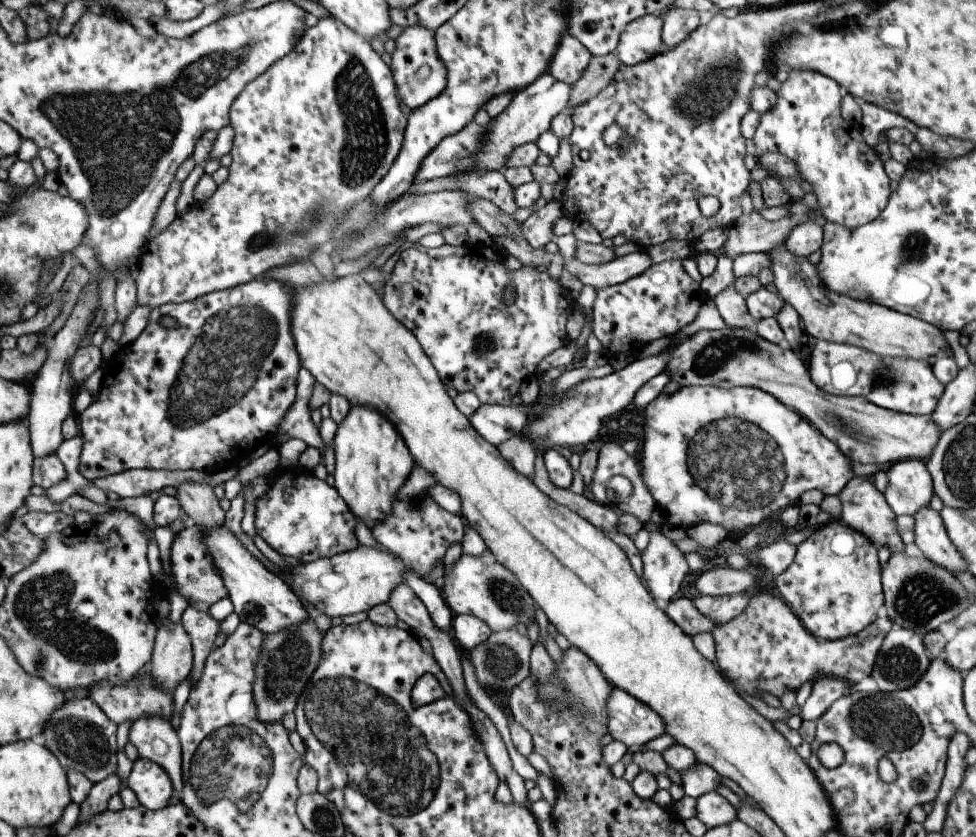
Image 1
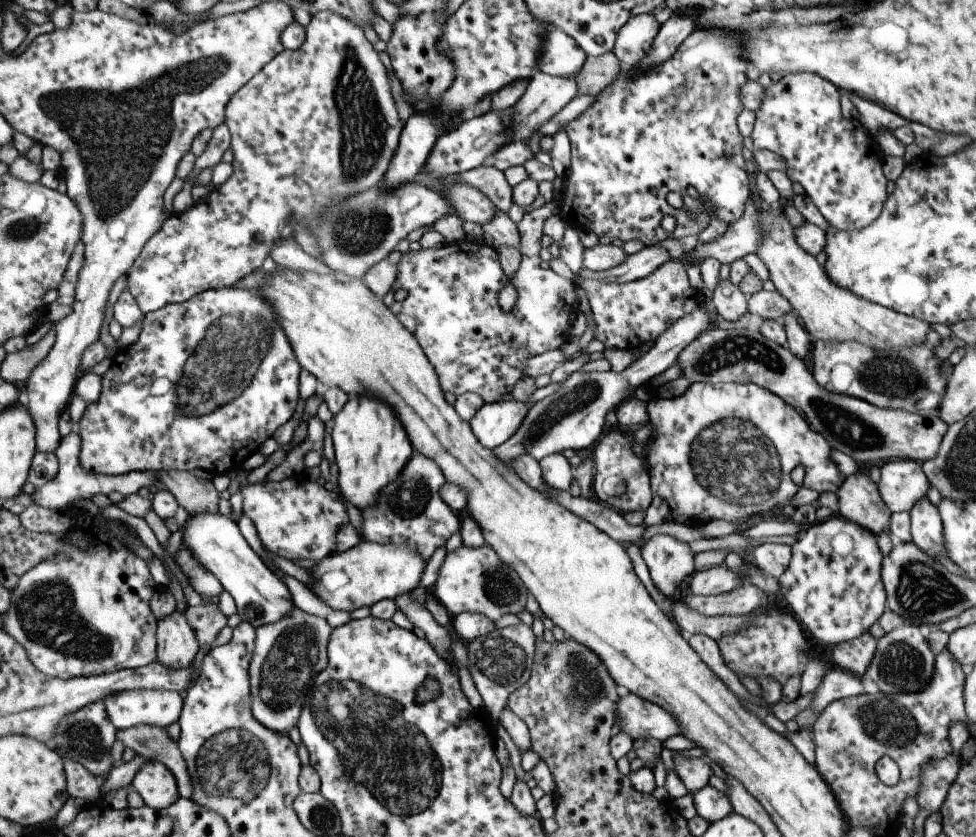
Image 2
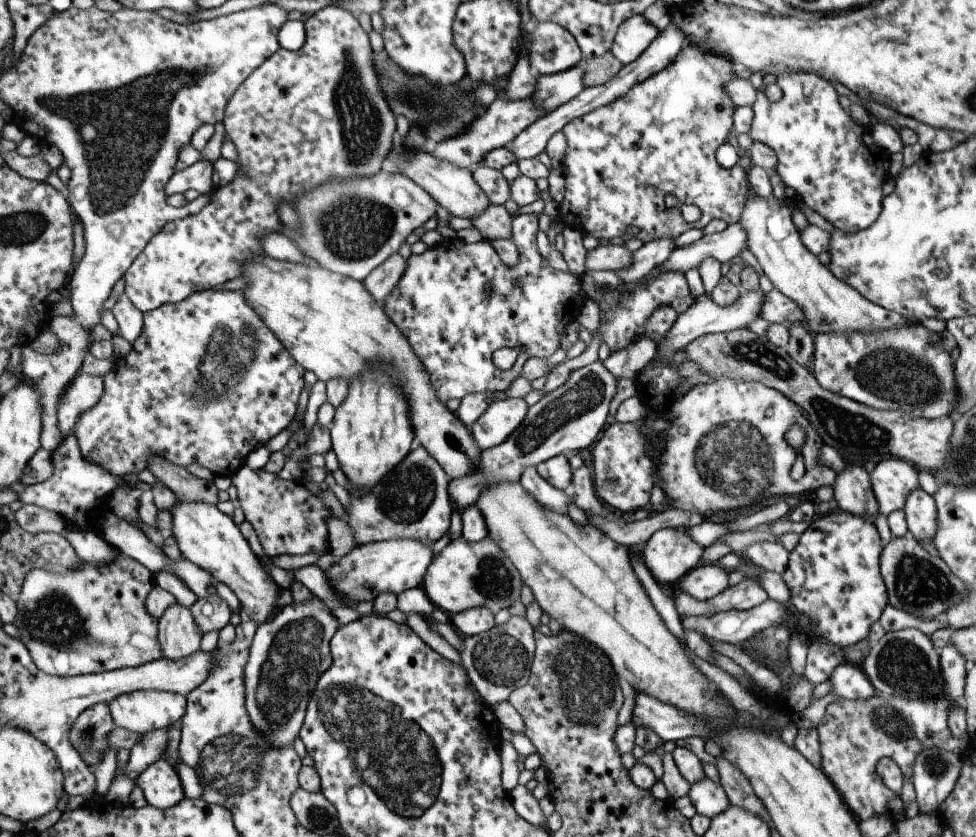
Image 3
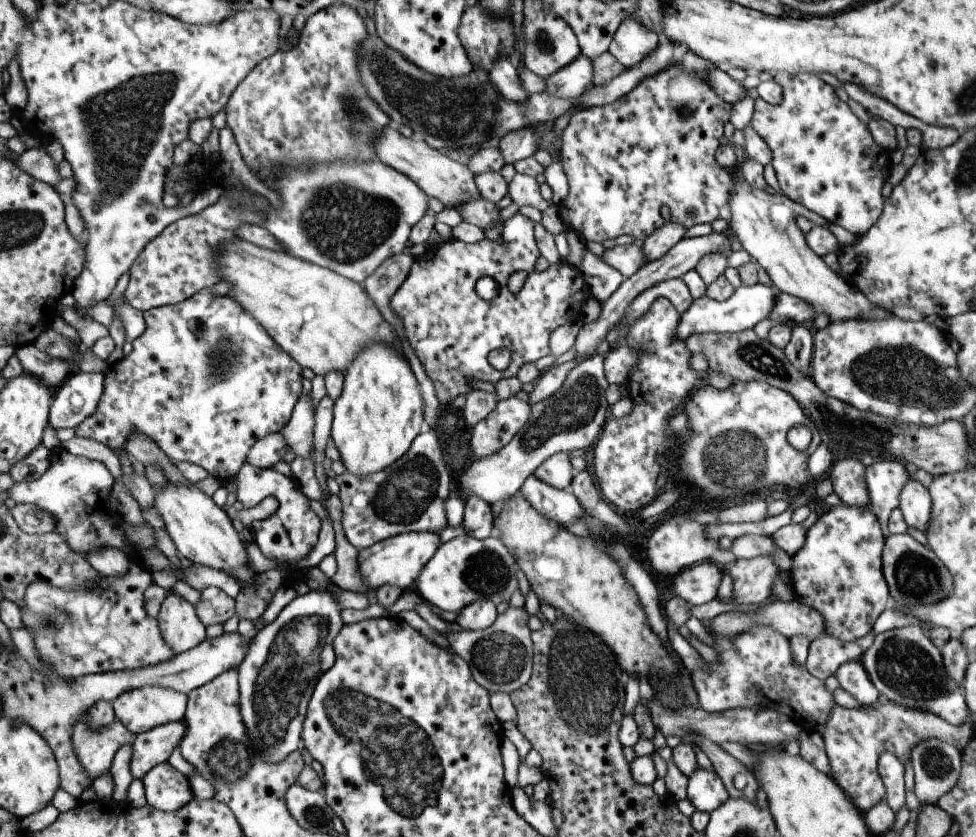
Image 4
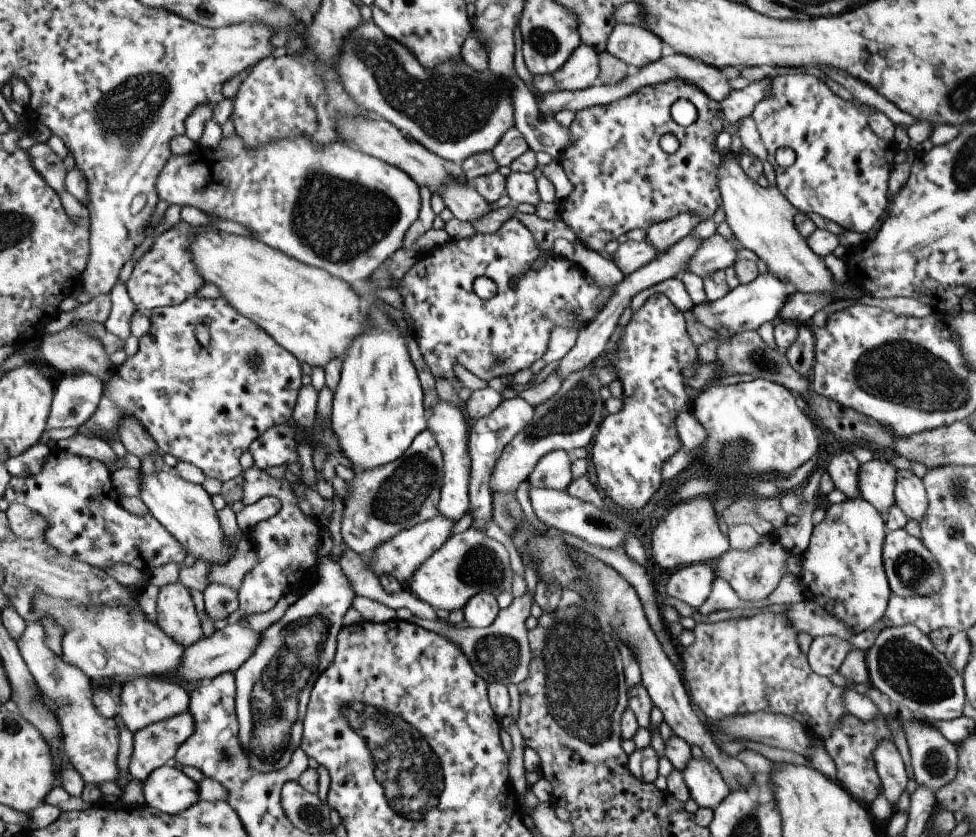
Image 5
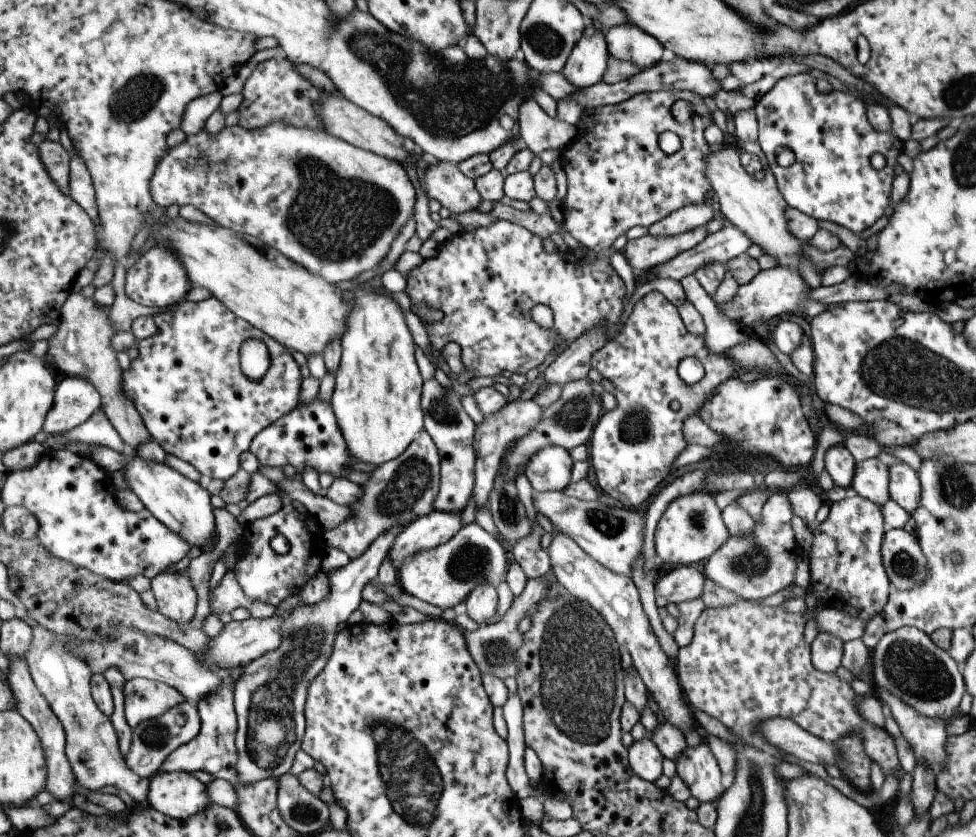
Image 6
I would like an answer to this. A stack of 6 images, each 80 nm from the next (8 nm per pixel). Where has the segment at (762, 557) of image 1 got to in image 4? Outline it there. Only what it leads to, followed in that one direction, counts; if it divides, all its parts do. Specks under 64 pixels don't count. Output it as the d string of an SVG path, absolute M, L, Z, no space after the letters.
M741 535L732 540L730 551L735 559L752 559L769 556L775 563L778 572L788 572L791 557L782 551L772 539L765 535Z

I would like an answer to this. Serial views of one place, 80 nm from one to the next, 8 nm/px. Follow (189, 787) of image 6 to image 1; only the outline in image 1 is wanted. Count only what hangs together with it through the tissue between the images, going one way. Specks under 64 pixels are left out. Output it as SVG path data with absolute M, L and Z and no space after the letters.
M139 757L127 780L140 805L151 811L161 811L171 806L175 796L172 779L163 767Z

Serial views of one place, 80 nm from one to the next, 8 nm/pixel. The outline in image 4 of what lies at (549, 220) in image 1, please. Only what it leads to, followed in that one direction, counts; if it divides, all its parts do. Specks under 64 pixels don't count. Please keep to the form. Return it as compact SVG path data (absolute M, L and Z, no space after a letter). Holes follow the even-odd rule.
M516 213L503 222L500 232L501 244L486 237L471 244L449 238L438 247L416 257L405 282L391 299L391 308L400 316L407 340L425 365L429 378L435 383L444 408L450 407L453 398L467 393L467 381L481 380L494 385L501 378L516 376L522 364L535 362L549 354L548 340L552 330L570 322L580 321L581 306L591 298L588 286L580 271L565 262L561 265L548 265L540 272L535 270L535 260L540 252L535 242L533 227L534 222L531 219ZM517 270L525 272L526 277L520 290L512 294L507 289L507 278ZM481 276L489 276L498 286L497 294L488 301L475 293L475 282ZM498 348L507 348L511 355L509 365L502 371L493 369L487 363L487 354Z

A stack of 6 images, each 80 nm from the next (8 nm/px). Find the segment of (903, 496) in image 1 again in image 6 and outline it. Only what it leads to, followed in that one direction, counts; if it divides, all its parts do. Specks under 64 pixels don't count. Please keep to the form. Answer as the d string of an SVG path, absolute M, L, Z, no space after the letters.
M877 457L868 458L854 464L850 491L880 508L890 498L888 482L888 466L877 460Z

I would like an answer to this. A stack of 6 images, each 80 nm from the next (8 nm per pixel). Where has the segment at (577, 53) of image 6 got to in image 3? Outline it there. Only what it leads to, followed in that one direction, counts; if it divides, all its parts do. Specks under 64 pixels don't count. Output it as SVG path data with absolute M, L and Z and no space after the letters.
M581 63L564 72L539 75L536 79L537 86L528 98L535 98L537 106L541 106L543 110L555 110L584 90L583 69Z

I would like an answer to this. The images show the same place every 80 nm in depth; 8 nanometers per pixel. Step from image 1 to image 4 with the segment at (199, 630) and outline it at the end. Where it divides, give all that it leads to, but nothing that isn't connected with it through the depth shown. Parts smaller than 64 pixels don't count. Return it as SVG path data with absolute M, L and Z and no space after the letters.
M211 587L202 592L201 600L195 604L201 622L206 626L223 624L236 614L236 600L229 598L224 590Z

